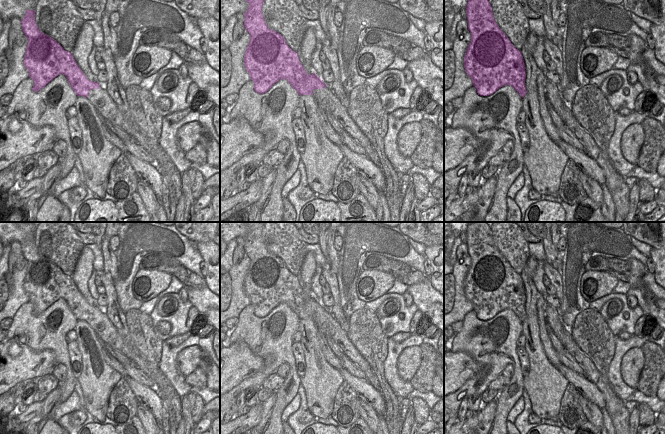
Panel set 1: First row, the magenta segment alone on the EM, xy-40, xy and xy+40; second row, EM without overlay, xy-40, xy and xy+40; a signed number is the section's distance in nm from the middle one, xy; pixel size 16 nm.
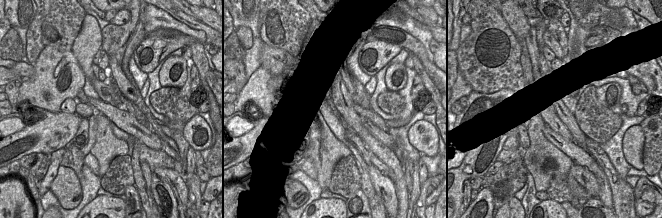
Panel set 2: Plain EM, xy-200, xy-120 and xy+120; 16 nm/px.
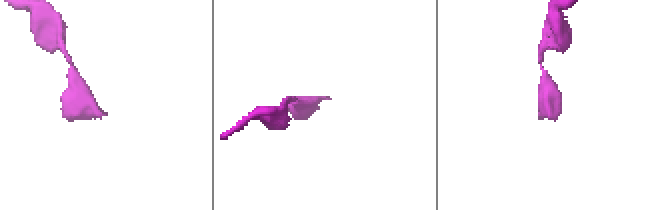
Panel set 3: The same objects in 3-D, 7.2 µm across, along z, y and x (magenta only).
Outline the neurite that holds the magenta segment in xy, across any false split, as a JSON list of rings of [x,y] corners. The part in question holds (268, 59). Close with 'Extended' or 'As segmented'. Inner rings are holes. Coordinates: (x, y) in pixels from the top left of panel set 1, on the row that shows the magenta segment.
[[[264,0],[245,1],[249,7],[244,14],[244,27],[250,35],[250,42],[245,51],[244,65],[254,82],[255,92],[264,94],[281,79],[287,80],[300,96],[313,95],[315,89],[327,87],[315,73],[308,75],[299,60],[298,53],[287,45],[280,33],[268,28],[262,13]]]. As segmented.

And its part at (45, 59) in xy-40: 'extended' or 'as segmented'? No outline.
as segmented

